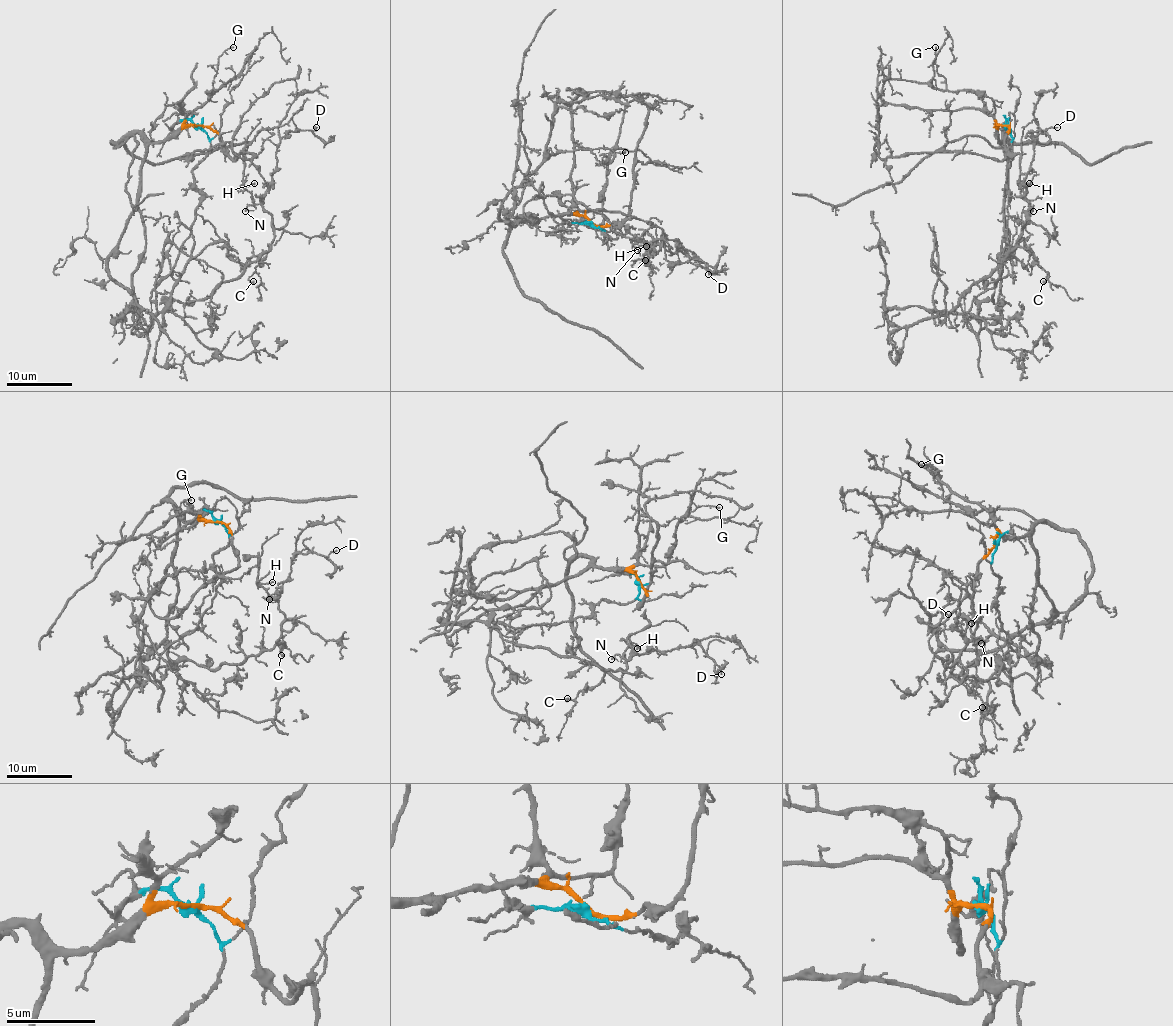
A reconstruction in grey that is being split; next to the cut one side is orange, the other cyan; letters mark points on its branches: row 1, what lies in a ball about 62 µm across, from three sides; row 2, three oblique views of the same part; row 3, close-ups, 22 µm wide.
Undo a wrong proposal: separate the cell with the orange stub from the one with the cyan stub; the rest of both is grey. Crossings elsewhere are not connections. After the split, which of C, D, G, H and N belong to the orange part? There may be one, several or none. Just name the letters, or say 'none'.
G

